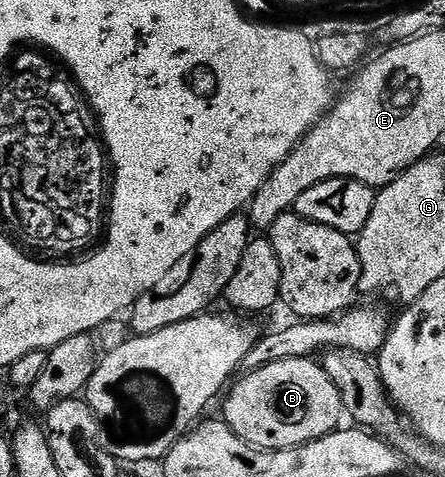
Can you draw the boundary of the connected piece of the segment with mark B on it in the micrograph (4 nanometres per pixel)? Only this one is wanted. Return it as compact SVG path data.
M313 358L278 359L275 363L269 363L255 371L245 372L229 388L230 396L229 391L225 396L227 399L224 422L232 429L232 433L255 449L287 451L290 447L303 447L314 439L323 439L330 432L339 430L341 423L338 422L344 419L340 393L325 369L314 362Z

